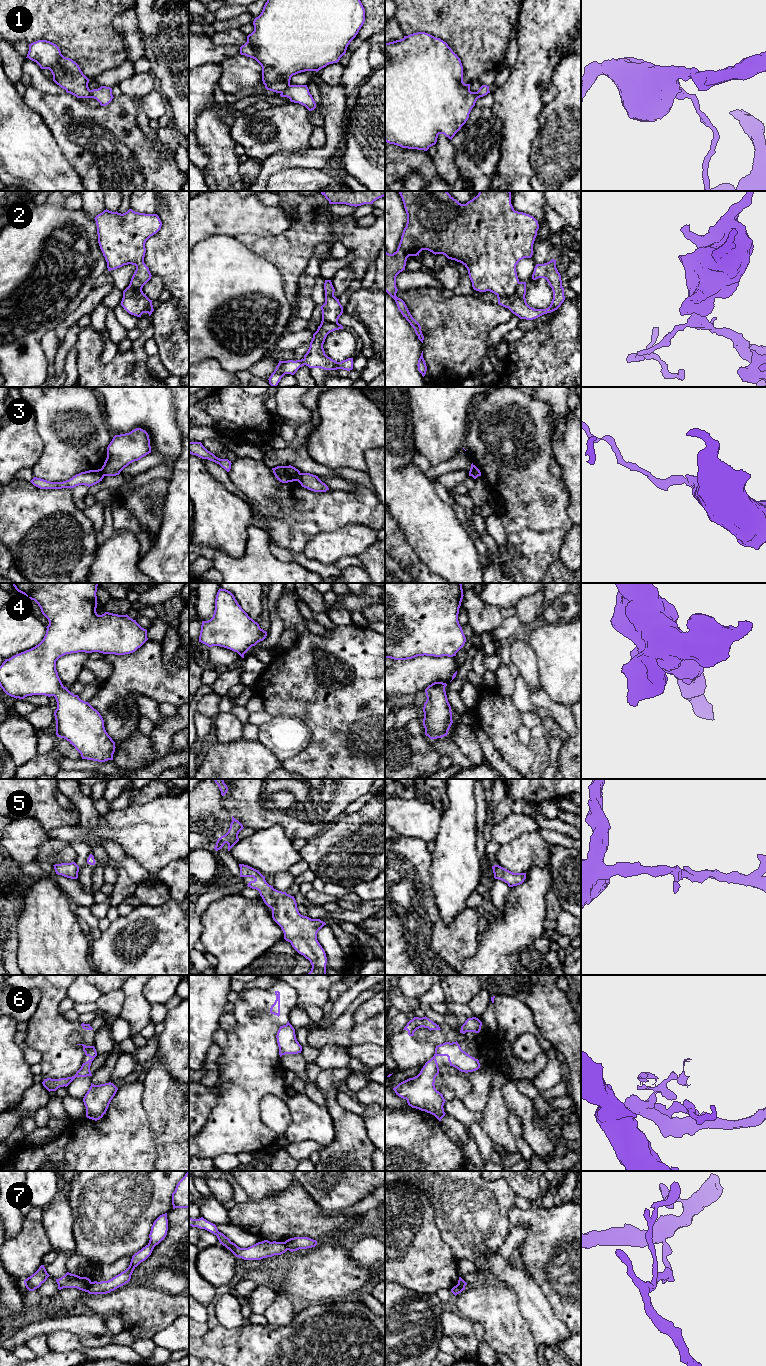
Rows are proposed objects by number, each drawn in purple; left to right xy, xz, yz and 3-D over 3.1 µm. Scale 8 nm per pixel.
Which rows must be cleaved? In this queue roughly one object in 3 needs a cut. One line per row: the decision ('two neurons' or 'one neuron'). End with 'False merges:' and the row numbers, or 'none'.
1: two neurons
2: two neurons
3: two neurons
4: one neuron
5: one neuron
6: two neurons
7: two neurons
False merges: 1, 2, 3, 6, 7

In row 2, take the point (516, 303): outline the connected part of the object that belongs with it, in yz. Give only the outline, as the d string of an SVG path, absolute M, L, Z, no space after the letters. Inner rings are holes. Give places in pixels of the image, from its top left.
M556 260L544 264L536 264L532 279L544 278L553 291L553 299L546 309L534 309L526 302L526 282L519 282L515 293L511 296L497 296L498 304L508 308L520 319L533 320L544 314L557 310L565 300L564 288L562 287L561 275L556 268Z

